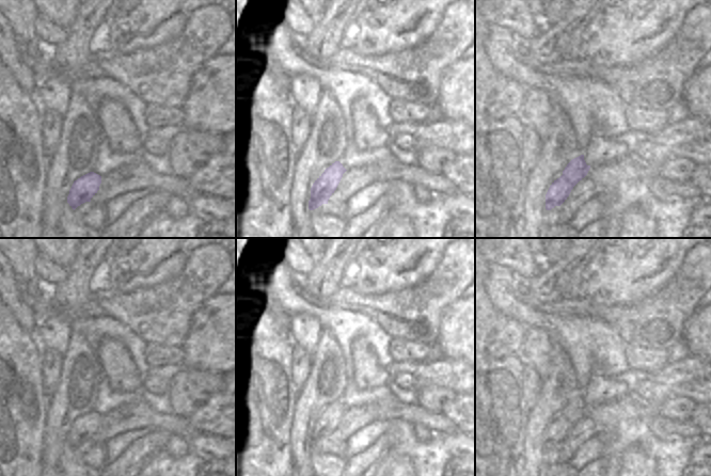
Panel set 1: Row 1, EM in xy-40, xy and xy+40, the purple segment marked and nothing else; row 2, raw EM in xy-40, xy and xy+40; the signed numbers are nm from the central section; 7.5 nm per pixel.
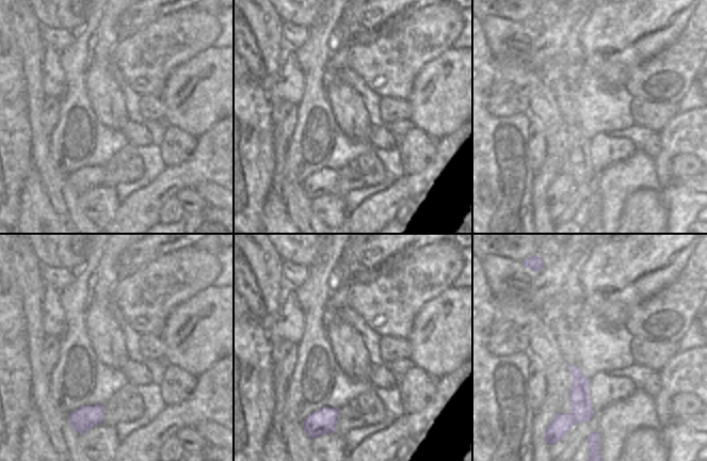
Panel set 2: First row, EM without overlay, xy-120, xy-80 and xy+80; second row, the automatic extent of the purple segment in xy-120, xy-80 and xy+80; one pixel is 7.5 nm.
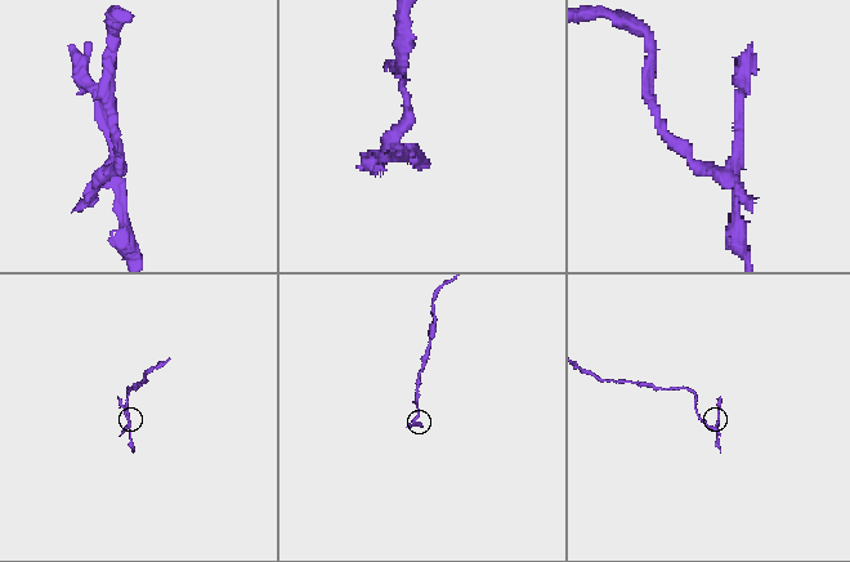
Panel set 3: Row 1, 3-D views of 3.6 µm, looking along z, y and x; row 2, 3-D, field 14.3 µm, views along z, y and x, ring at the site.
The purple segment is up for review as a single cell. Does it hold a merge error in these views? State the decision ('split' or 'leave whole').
split

